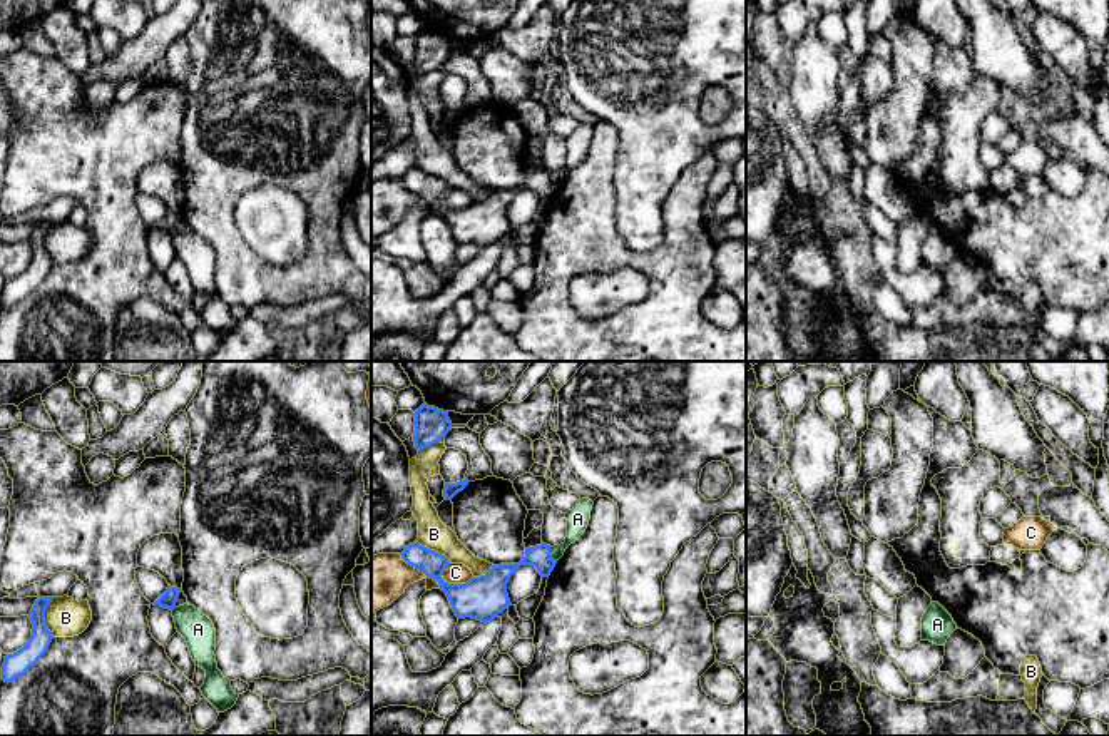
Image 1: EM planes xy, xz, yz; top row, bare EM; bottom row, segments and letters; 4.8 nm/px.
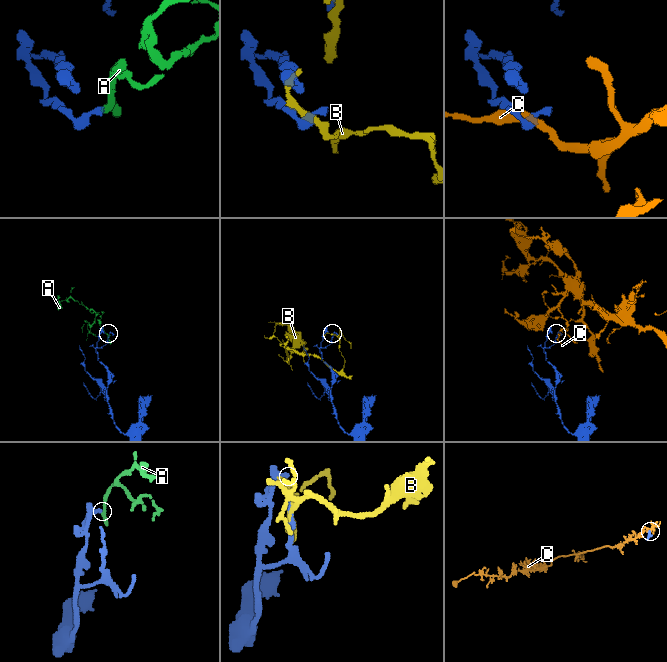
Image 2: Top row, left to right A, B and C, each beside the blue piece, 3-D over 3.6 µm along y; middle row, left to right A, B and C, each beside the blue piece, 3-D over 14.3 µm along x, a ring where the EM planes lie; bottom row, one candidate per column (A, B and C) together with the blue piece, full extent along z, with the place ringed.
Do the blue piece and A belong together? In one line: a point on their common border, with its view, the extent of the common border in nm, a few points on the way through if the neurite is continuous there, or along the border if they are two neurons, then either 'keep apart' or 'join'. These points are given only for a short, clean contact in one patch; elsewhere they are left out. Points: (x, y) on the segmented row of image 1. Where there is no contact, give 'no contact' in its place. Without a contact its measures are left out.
xz (551, 556) | 90 nm | along xz (549, 547), (551, 557), (556, 562) | keep apart

